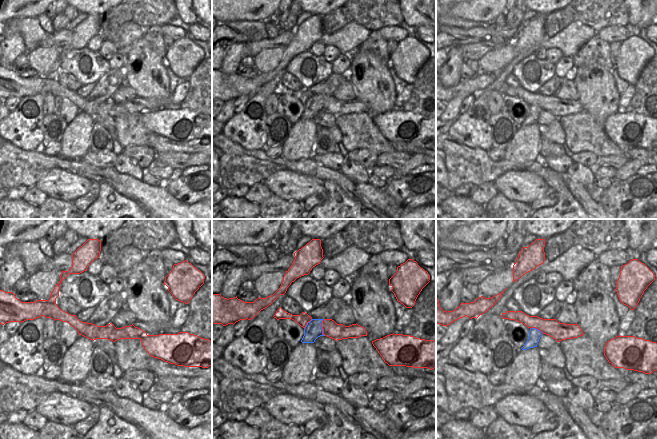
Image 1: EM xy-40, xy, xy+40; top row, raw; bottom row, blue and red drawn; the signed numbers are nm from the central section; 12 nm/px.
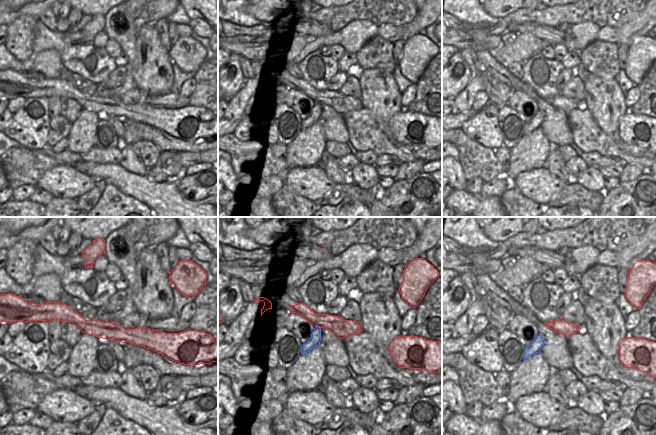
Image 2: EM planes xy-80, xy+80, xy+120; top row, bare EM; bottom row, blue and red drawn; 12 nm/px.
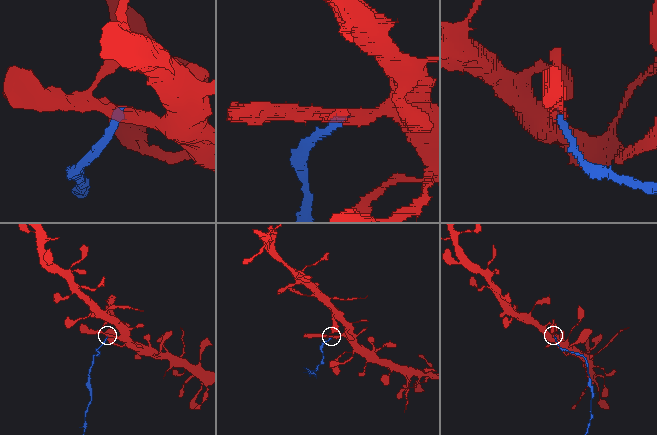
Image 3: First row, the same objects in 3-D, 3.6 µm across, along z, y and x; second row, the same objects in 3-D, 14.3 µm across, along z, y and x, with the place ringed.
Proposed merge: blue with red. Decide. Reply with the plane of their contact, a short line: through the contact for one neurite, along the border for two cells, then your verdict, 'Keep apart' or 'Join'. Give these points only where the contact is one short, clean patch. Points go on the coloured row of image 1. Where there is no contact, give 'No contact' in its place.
Touches blue in xy. Line: xy (324, 319), (321, 323), (323, 335). Keep apart.

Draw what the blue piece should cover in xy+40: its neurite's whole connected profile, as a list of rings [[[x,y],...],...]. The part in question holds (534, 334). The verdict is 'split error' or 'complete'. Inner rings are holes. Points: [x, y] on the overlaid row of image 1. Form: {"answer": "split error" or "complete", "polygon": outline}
{"answer": "complete", "polygon": [[[531,328],[529,331],[529,337],[524,346],[521,348],[522,350],[527,350],[529,348],[534,348],[537,347],[537,344],[539,342],[539,339],[543,333],[536,329],[536,328]]]}

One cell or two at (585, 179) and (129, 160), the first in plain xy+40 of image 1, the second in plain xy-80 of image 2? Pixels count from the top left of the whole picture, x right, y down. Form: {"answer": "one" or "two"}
{"answer": "one"}

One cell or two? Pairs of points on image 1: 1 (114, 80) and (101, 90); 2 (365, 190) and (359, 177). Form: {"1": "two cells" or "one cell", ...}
{"1": "one cell", "2": "two cells"}

